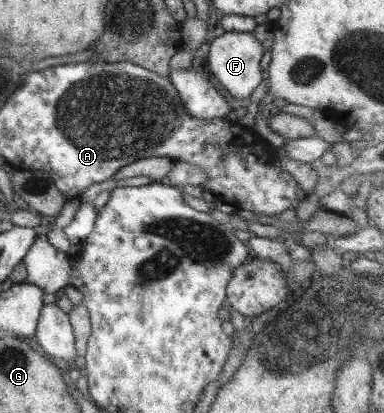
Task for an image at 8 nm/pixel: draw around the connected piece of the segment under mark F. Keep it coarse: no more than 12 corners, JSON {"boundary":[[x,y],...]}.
{"boundary":[[252,32],[210,40],[208,69],[232,99],[260,85],[262,45]]}

